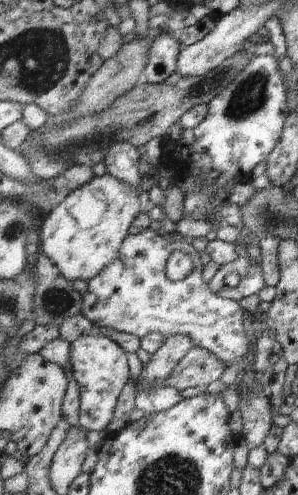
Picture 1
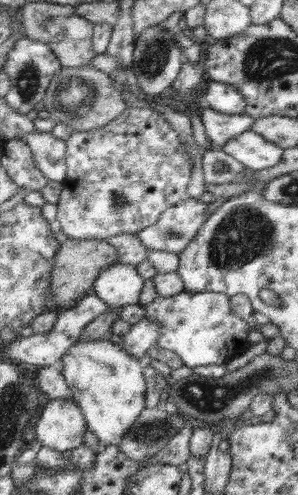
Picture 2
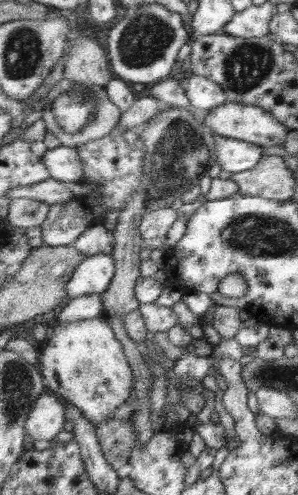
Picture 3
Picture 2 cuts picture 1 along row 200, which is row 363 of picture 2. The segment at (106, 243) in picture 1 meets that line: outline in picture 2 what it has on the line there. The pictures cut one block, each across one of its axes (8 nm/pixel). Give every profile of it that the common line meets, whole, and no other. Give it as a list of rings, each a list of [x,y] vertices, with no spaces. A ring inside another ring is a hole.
[[[91,340],[75,344],[61,360],[61,372],[73,390],[73,400],[85,414],[89,432],[97,436],[101,446],[119,446],[125,434],[135,428],[139,416],[147,410],[145,364],[131,356],[121,344],[109,340]]]

